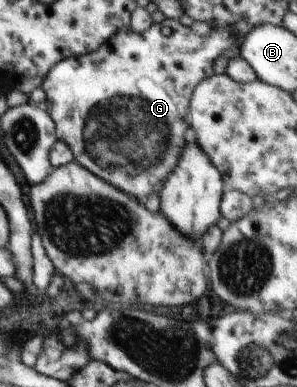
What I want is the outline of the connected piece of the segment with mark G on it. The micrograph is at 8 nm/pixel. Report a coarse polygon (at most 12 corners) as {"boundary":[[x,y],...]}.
{"boundary":[[120,28],[59,61],[44,107],[74,160],[160,194],[230,29]]}

